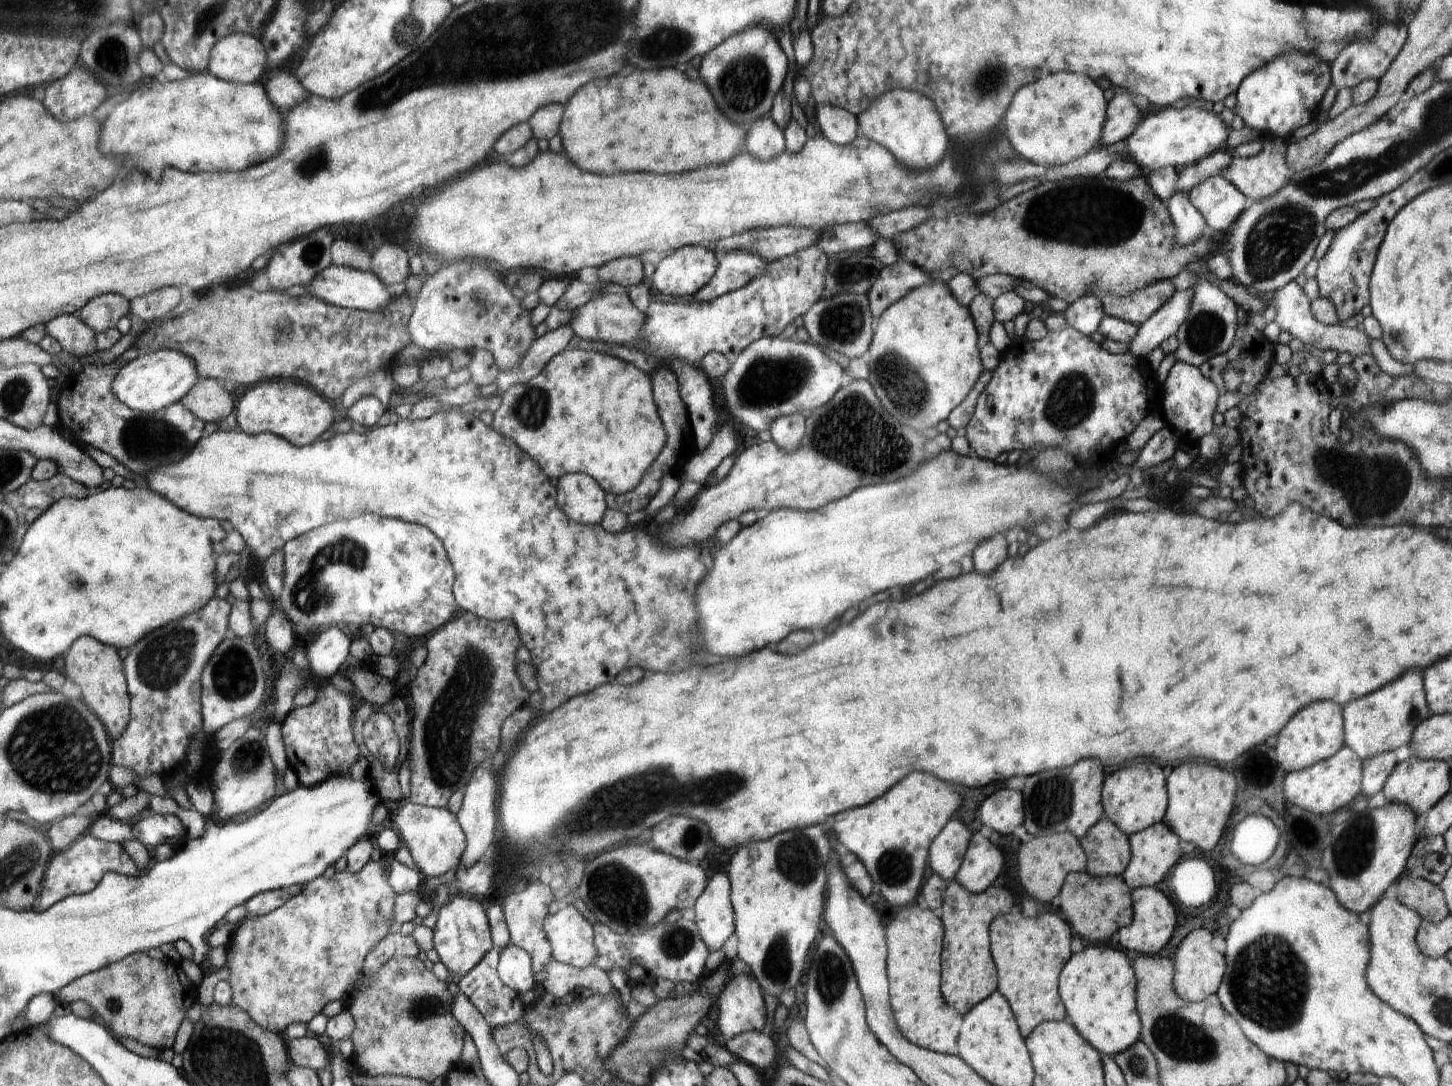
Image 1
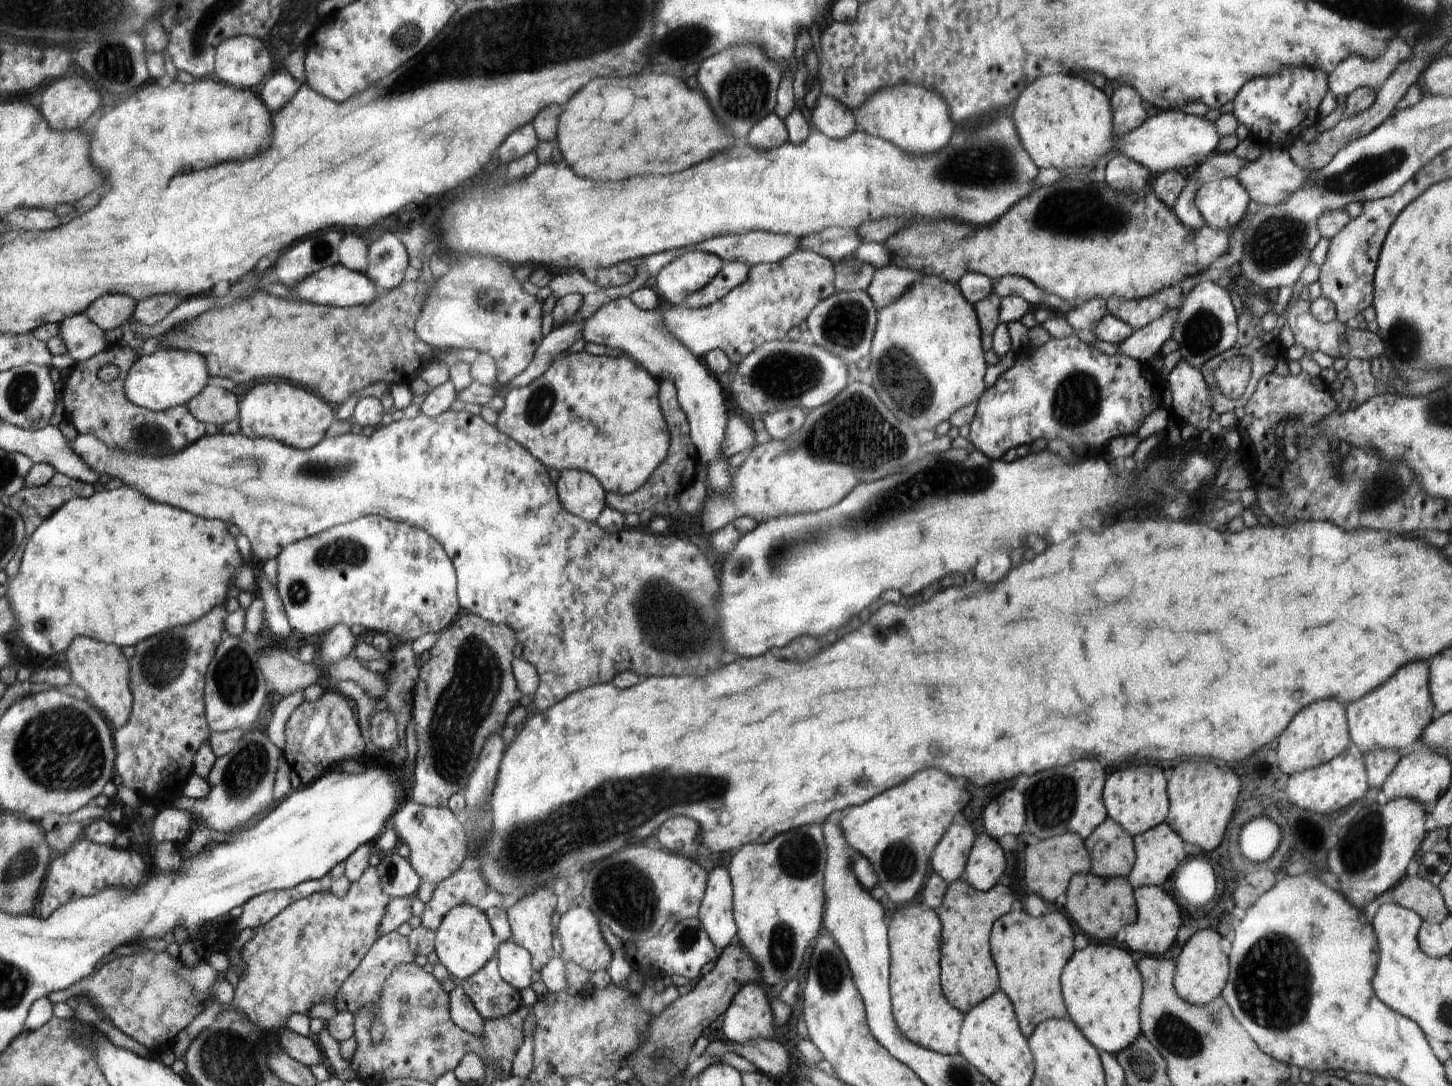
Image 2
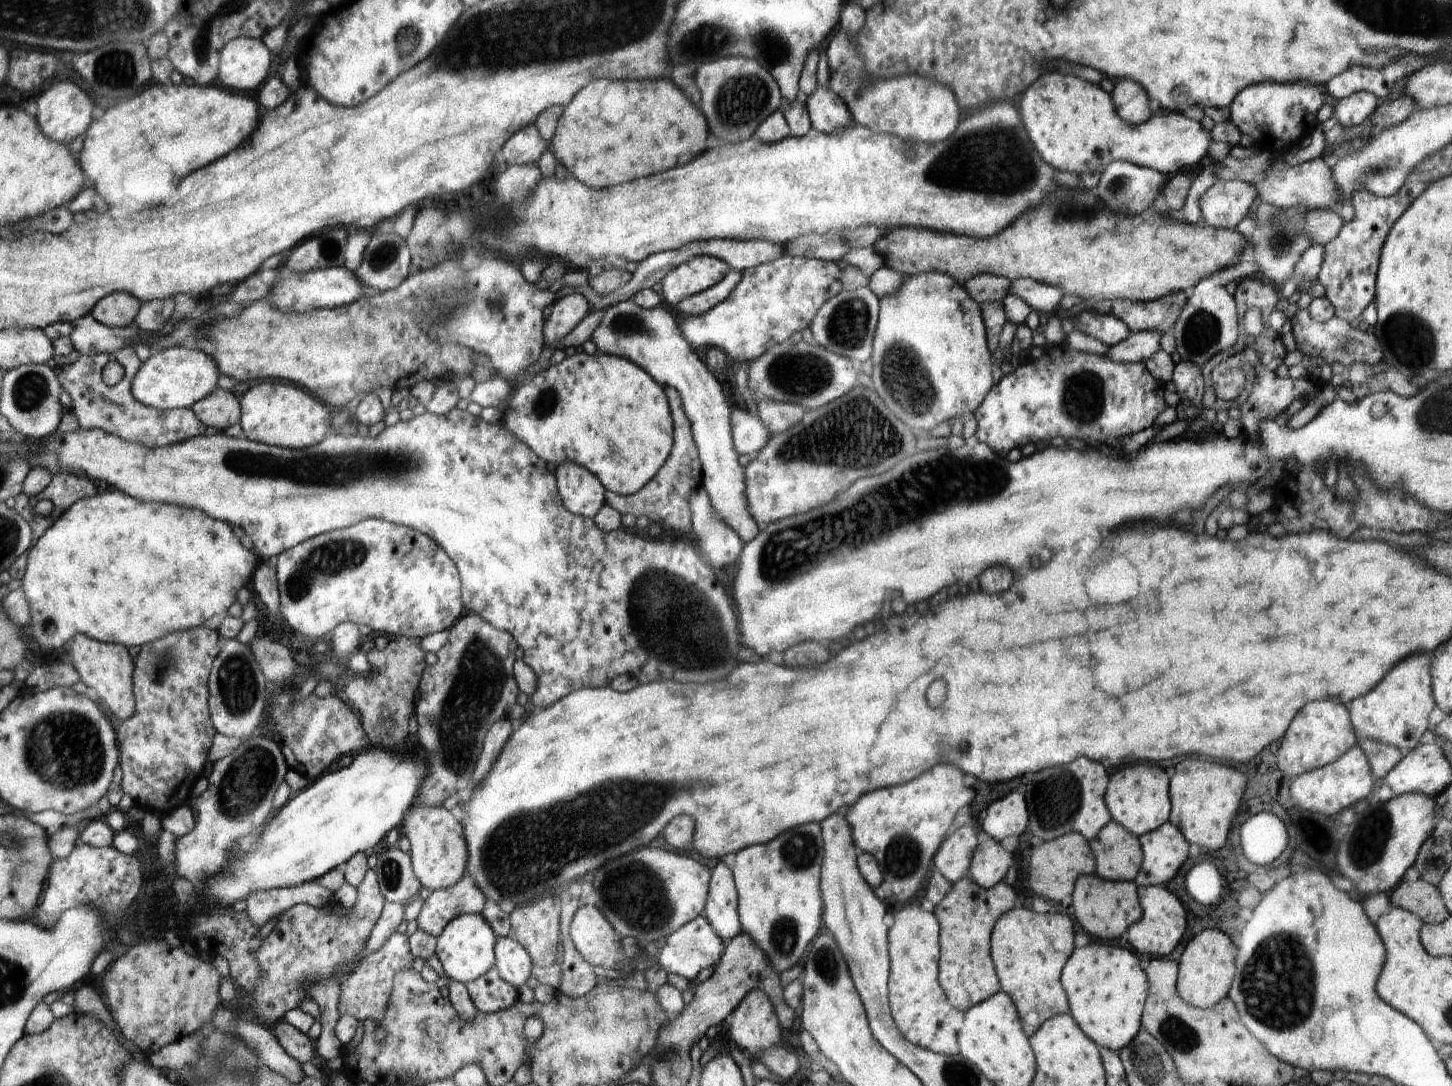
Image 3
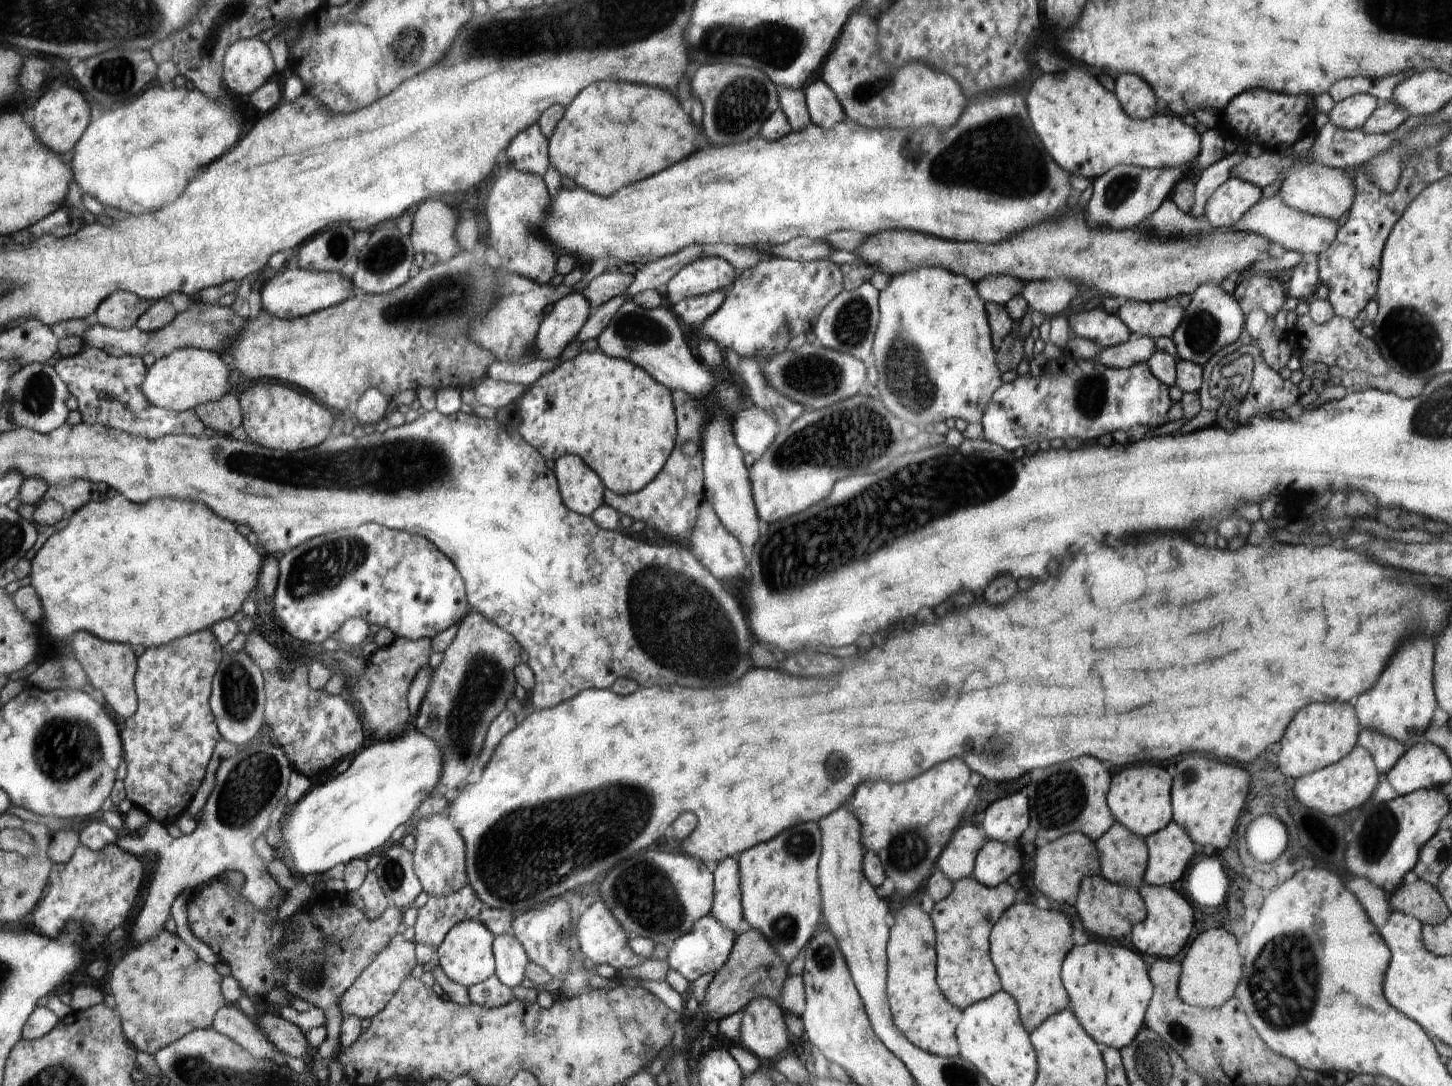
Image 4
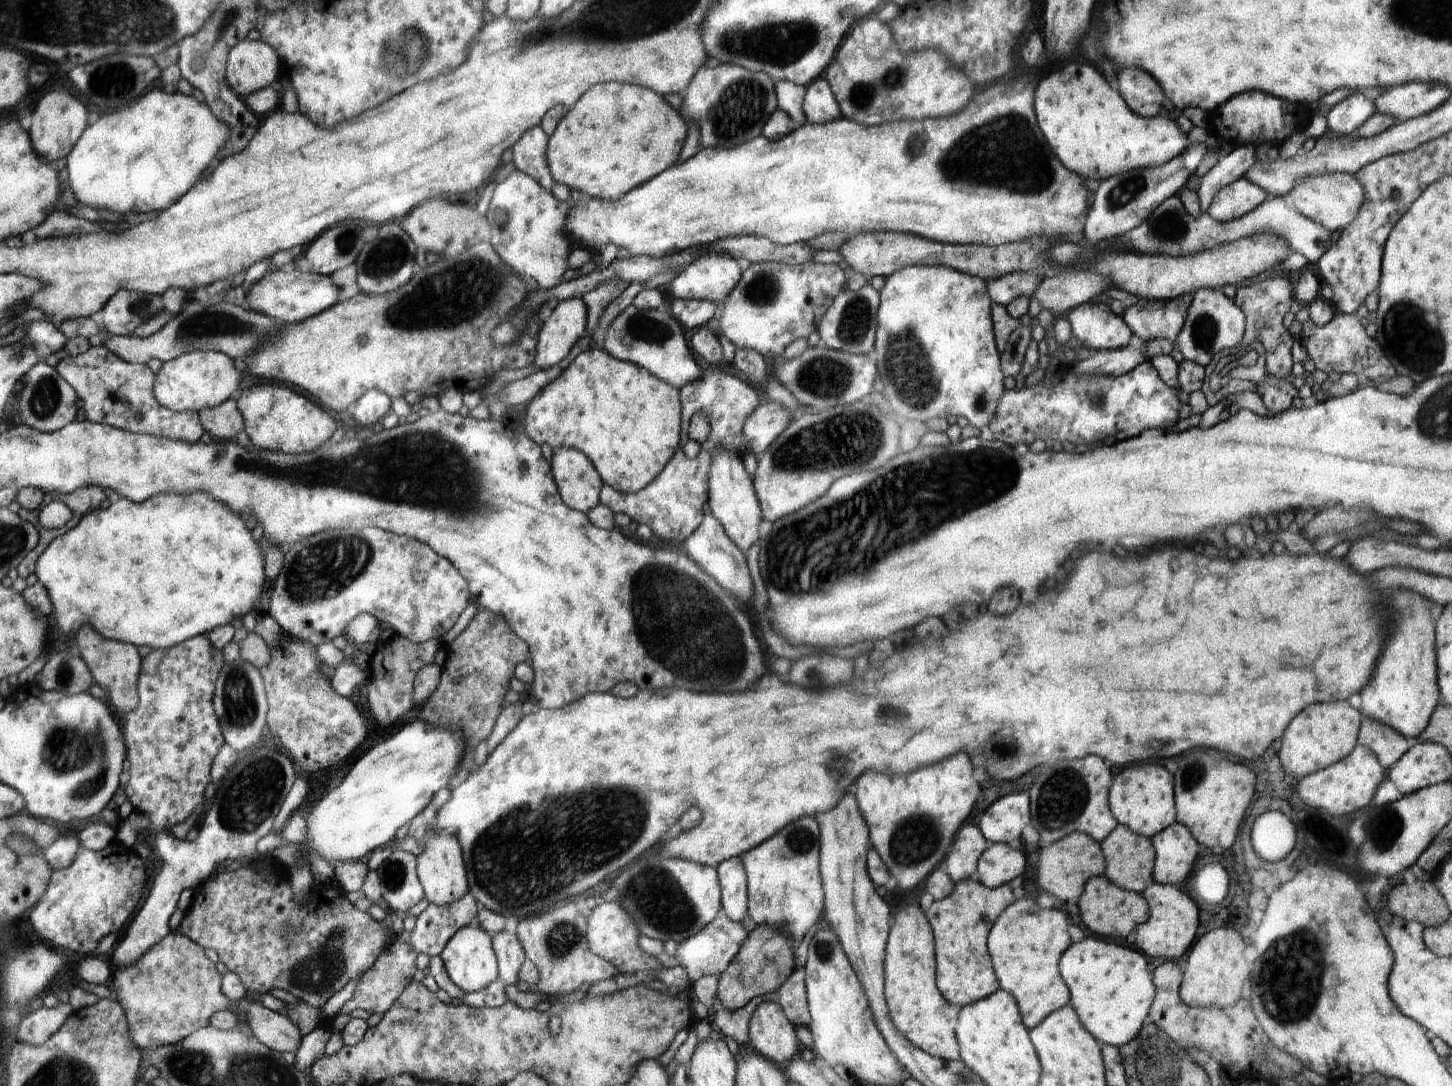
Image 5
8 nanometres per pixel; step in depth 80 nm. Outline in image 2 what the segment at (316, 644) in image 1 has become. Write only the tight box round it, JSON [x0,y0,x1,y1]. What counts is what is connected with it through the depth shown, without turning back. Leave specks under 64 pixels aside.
[316,624,360,663]

